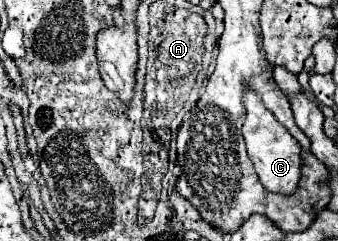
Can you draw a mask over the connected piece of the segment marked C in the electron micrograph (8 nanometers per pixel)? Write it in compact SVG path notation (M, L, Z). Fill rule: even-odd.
M245 85L243 105L245 105L245 111L247 111L247 117L245 117L245 123L243 123L243 137L245 137L245 143L247 143L249 159L255 165L255 171L259 175L261 185L265 185L265 189L269 189L271 193L279 193L279 195L295 193L297 185L301 181L301 165L303 165L301 145L273 117L273 113L269 113L269 109L265 109L263 101L249 89L249 85Z

